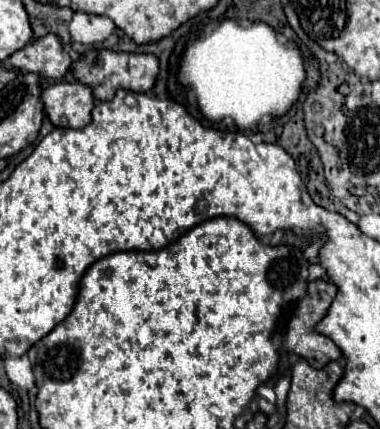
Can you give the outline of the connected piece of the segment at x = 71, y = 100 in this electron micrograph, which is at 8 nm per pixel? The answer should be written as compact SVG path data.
M79 81L51 85L43 91L41 99L45 103L45 113L55 127L79 129L91 123L95 95L91 87Z

